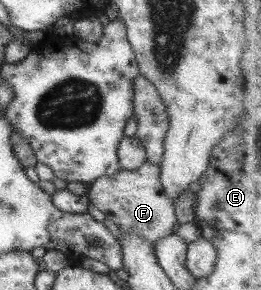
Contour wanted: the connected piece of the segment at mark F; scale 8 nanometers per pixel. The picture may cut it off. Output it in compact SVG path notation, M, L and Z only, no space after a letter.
M146 161L133 172L121 169L115 175L96 179L89 185L87 194L90 203L116 223L121 231L139 234L154 245L158 239L172 234L177 225L174 203L164 190L160 175L160 166Z

